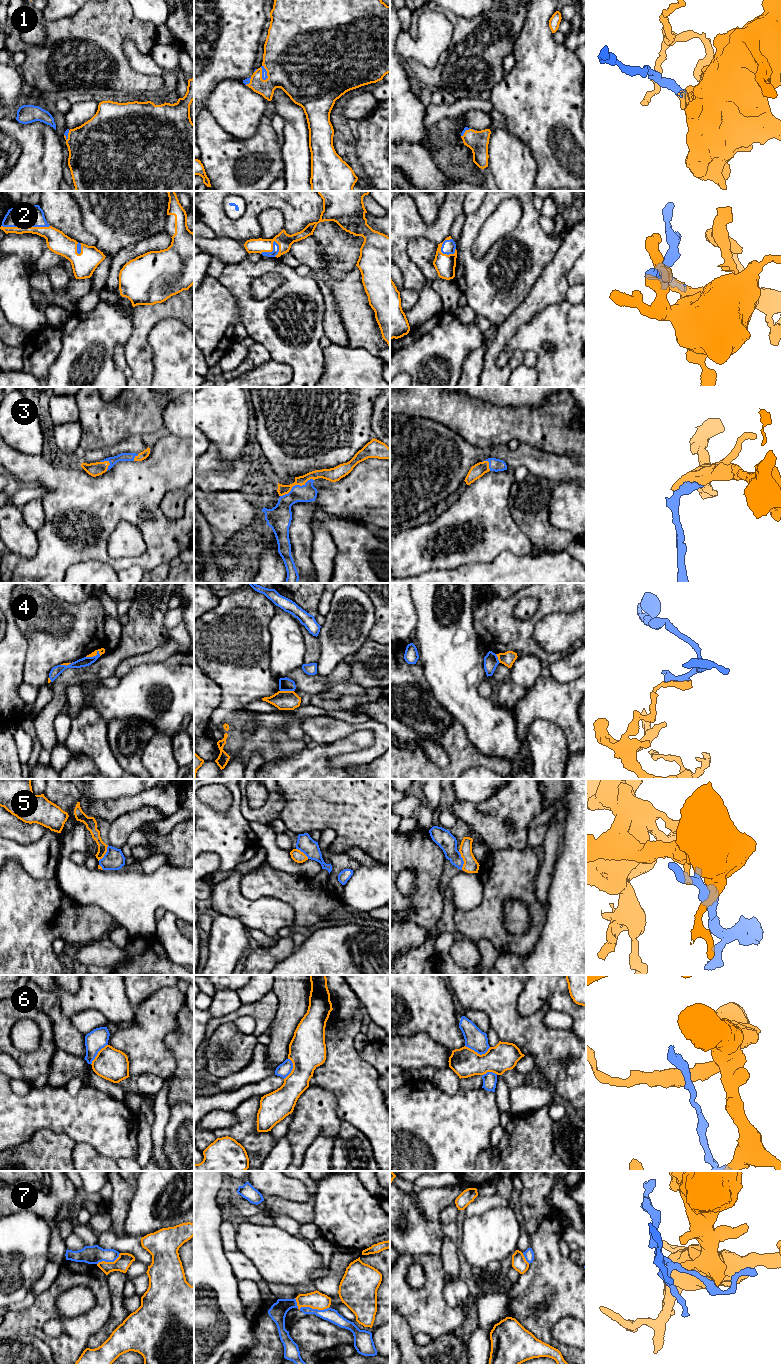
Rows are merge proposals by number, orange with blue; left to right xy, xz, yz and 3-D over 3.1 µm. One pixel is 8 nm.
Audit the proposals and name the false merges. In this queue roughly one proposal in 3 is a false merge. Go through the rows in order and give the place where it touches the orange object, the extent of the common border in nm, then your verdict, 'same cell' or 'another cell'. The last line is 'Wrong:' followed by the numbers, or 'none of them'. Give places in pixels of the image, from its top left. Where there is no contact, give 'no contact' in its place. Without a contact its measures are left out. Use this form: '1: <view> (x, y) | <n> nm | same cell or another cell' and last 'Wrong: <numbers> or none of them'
1: xz (261, 73) | 130 nm | same cell
2: xy (25, 227) | 400 nm | same cell
3: xz (296, 484) | 300 nm | same cell
4: xy (92, 656) | 120 nm | another cell
5: yz (463, 860) | 160 nm | another cell
6: yz (477, 1053) | 200 nm | another cell
7: xz (309, 1306) | 300 nm | another cell
Wrong: 4, 5, 6, 7

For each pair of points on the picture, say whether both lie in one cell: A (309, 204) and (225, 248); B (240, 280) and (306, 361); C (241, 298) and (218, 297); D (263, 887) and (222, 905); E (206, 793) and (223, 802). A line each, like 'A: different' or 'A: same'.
A: different
B: same
C: different
D: different
E: same

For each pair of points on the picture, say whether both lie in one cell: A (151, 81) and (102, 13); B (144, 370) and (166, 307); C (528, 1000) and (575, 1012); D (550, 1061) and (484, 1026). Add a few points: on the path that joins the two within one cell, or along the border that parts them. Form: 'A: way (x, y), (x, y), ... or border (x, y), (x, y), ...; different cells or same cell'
A: way (131, 75), (110, 51), (110, 33); same cell
B: way (139, 354), (138, 340), (140, 332), (150, 321); same cell
C: way (540, 997), (557, 997), (563, 1002); same cell
D: border (473, 1010), (483, 1011), (488, 1018), (490, 1027); different cells

